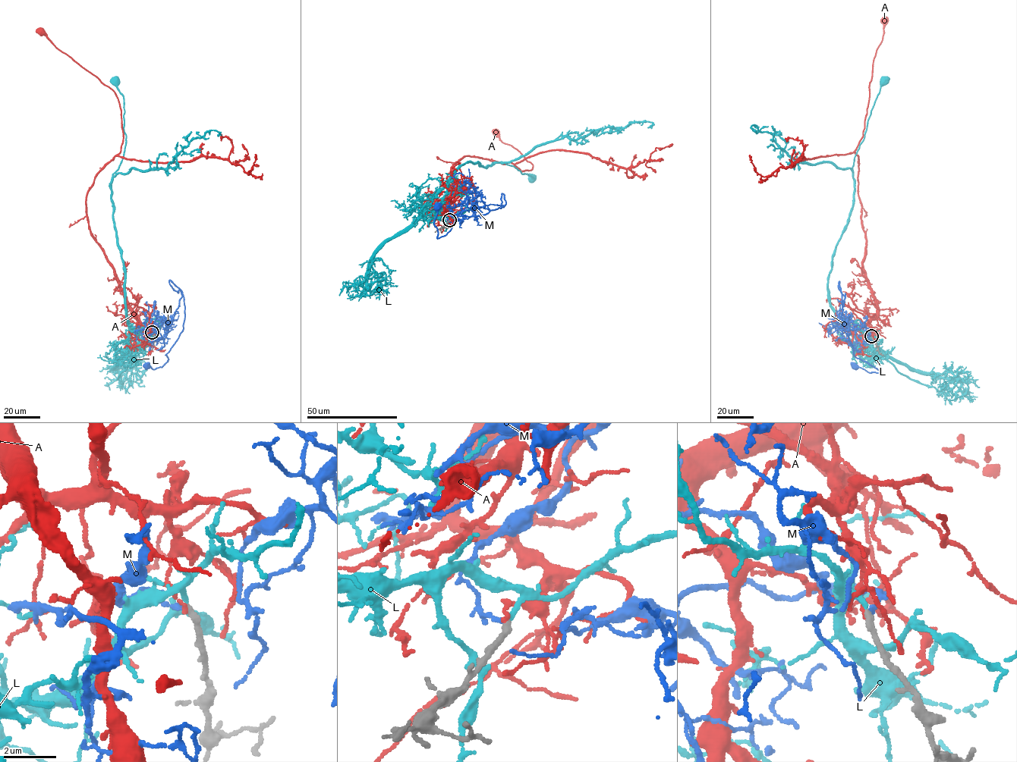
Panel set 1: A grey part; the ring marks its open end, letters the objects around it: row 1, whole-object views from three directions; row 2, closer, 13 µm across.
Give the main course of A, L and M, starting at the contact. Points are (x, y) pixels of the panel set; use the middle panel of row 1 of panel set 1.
A: (448, 220), (441, 211), (454, 183), (451, 168), (464, 157), (533, 169), (496, 133)
L: (449, 220), (426, 220), (423, 207), (465, 162), (484, 167), (503, 161), (532, 178)
M: (448, 220), (454, 207), (480, 195), (504, 206), (503, 193), (505, 205), (458, 216), (438, 238), (439, 207)

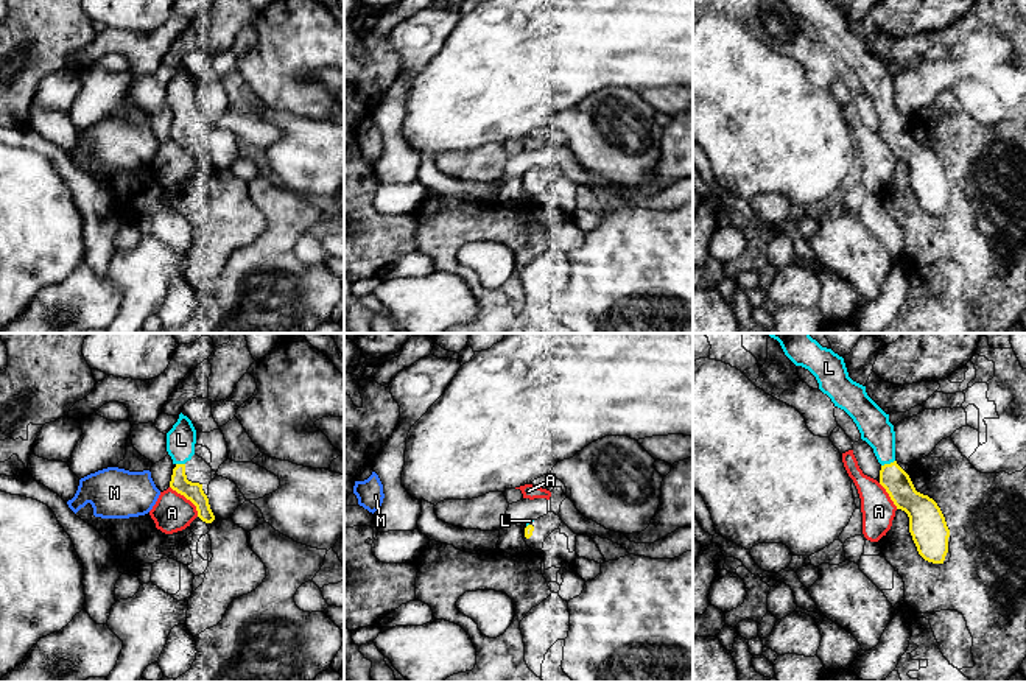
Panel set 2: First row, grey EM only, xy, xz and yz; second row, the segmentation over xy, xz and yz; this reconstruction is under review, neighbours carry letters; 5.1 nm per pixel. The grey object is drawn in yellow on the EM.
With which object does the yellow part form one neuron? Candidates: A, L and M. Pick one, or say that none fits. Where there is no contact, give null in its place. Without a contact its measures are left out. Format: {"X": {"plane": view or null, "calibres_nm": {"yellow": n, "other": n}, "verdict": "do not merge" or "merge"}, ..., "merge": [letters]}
{"A": {"plane": "xy", "calibres_nm": {"yellow": 100, "other": 200}, "verdict": "do not merge"}, "L": {"plane": "yz", "calibres_nm": {"yellow": 140, "other": 160}, "verdict": "merge"}, "M": {"plane": null, "verdict": "do not merge"}, "merge": ["L"]}

